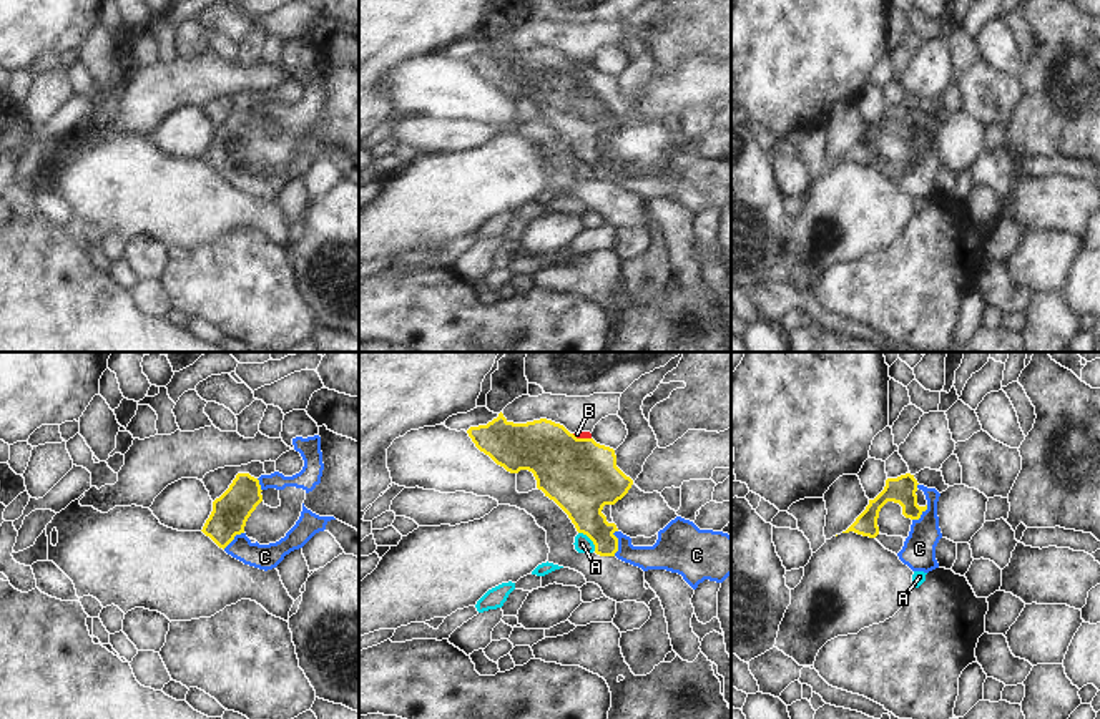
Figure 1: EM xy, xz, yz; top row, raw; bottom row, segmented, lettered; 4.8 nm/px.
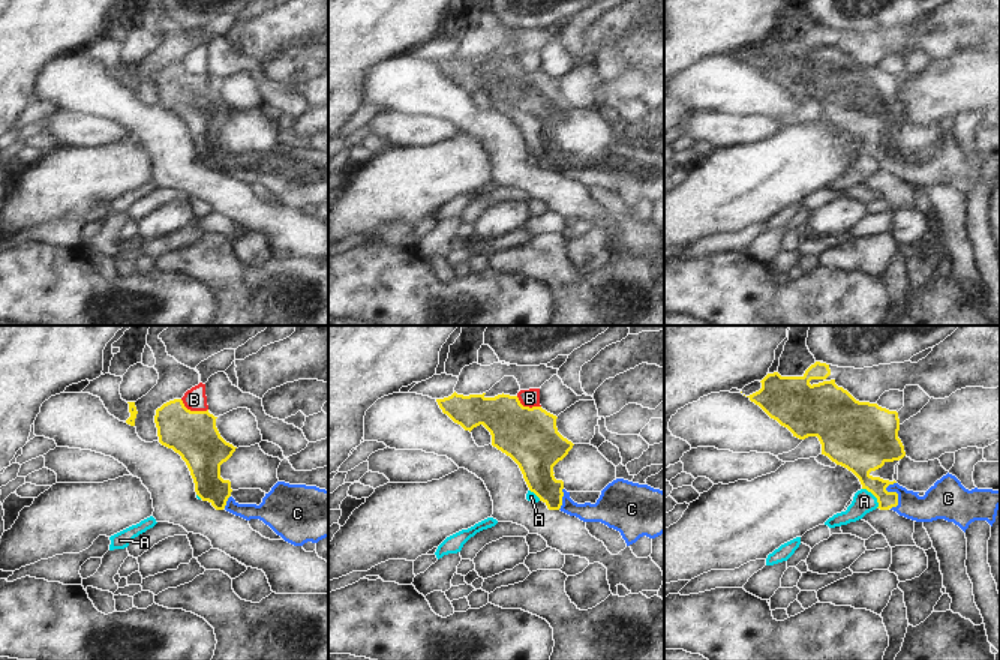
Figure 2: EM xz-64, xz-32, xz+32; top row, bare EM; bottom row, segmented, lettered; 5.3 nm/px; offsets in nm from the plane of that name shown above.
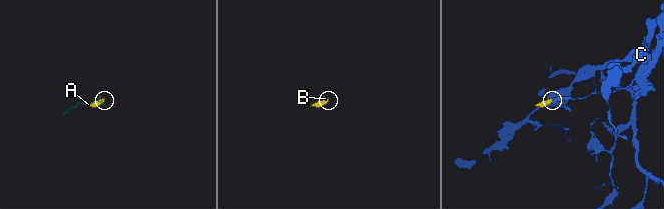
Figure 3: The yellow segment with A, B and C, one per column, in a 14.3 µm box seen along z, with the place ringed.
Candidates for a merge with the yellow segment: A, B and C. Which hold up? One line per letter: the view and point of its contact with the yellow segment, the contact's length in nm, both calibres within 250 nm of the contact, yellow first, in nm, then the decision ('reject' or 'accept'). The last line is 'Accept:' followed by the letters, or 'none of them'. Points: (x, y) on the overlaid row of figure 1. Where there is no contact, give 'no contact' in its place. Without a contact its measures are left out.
A: meets yellow in xz at (590, 538); contact 130 nm long; 280 nm thick on the yellow side, 80 nm on the other; reject
B: meets yellow in xz at (582, 439); contact 100 nm long; 360 nm thick on the yellow side, 30 nm on the other; reject
C: meets yellow in xz at (617, 543); contact 130 nm long; 190 nm thick on the yellow side, 160 nm on the other; accept
Accept: C

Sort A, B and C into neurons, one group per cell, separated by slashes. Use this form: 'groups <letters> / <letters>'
groups A B / C

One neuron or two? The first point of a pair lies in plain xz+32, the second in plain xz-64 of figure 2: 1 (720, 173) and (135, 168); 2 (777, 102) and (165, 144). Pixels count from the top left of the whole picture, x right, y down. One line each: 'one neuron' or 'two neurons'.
1: one neuron
2: one neuron

